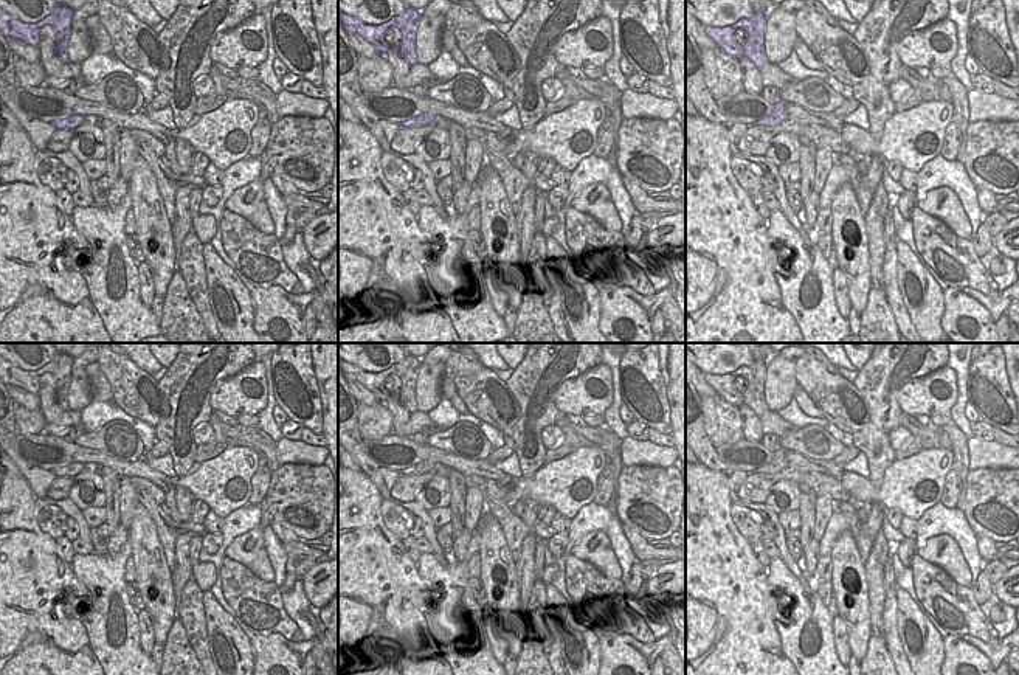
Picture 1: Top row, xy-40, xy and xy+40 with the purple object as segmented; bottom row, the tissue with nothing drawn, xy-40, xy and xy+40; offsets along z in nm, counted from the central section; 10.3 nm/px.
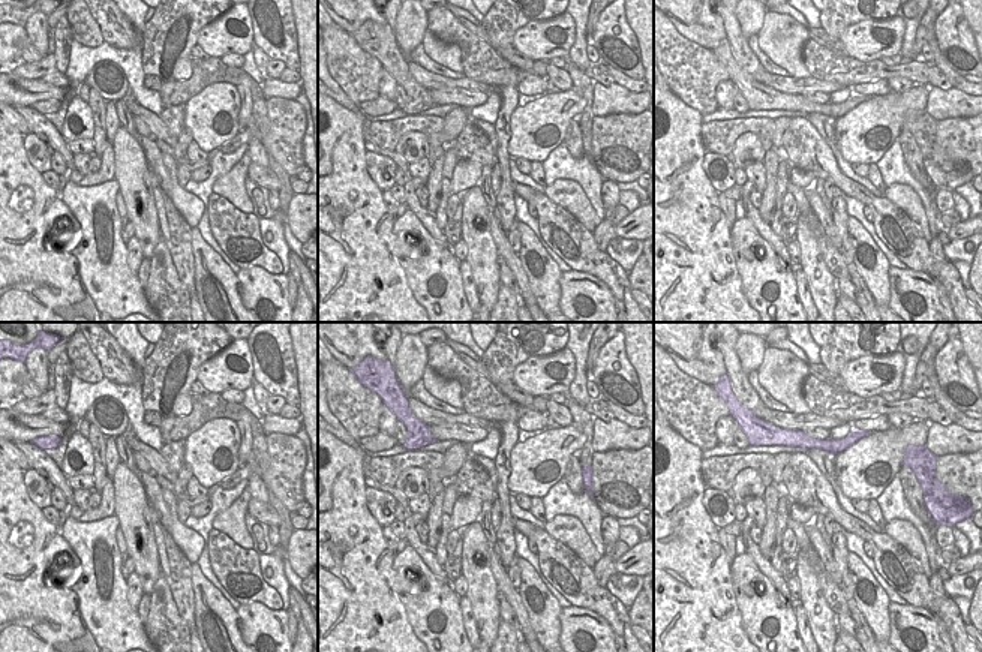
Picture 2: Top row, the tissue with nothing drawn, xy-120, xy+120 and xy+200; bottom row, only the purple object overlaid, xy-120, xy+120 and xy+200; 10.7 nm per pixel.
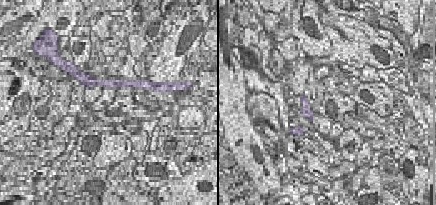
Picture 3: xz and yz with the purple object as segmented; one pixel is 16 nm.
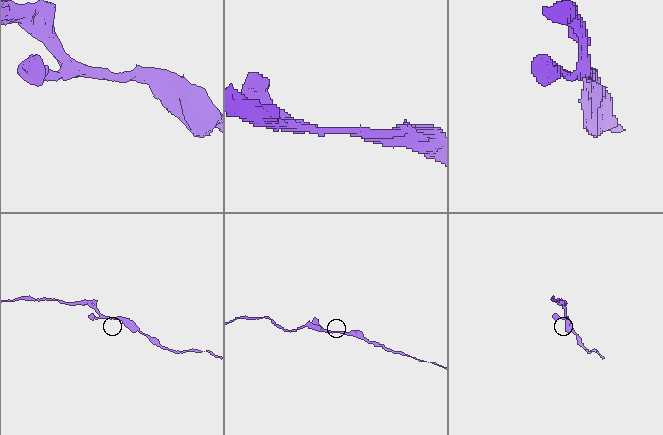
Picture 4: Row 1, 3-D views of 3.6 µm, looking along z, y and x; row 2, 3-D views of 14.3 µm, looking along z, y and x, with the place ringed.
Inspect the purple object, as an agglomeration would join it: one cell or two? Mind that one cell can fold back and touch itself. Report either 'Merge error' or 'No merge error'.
No merge error.

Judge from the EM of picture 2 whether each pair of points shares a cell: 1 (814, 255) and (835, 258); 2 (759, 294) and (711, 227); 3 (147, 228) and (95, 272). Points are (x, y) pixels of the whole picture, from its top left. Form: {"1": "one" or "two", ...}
{"1": "two", "2": "two", "3": "two"}

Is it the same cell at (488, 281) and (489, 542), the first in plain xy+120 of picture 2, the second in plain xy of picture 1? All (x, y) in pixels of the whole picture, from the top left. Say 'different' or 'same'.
same

